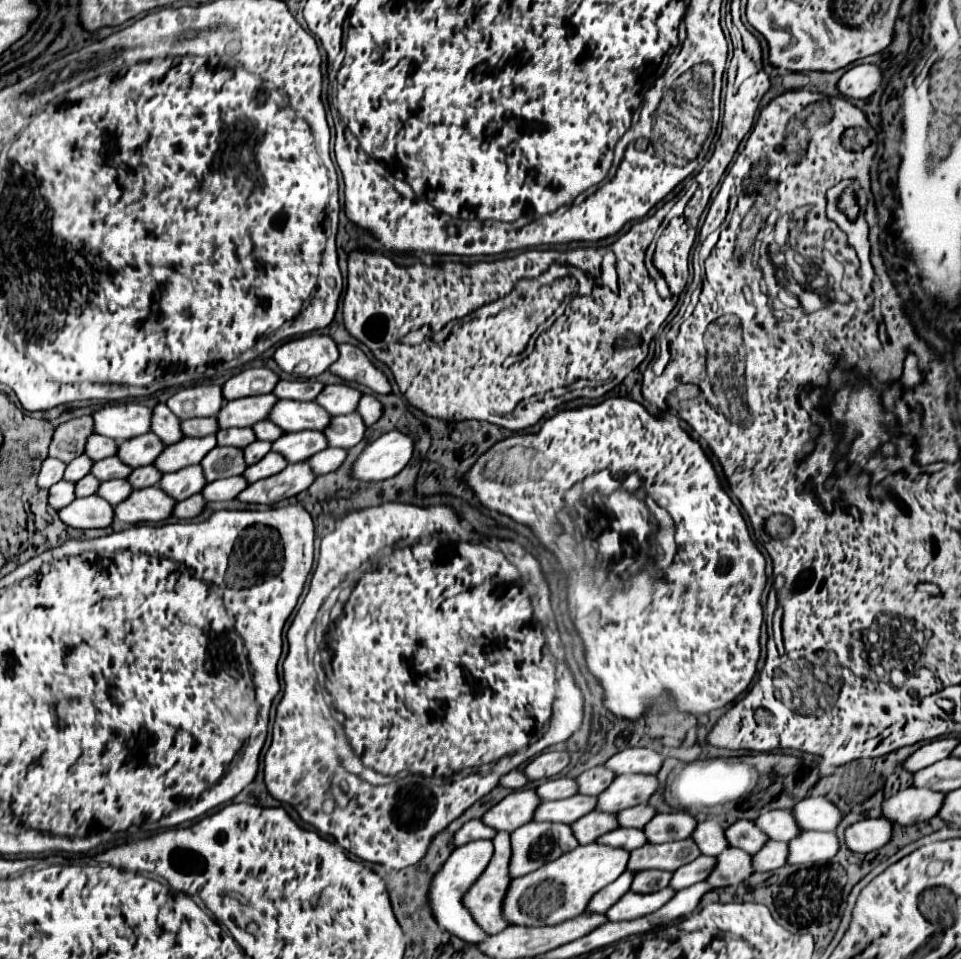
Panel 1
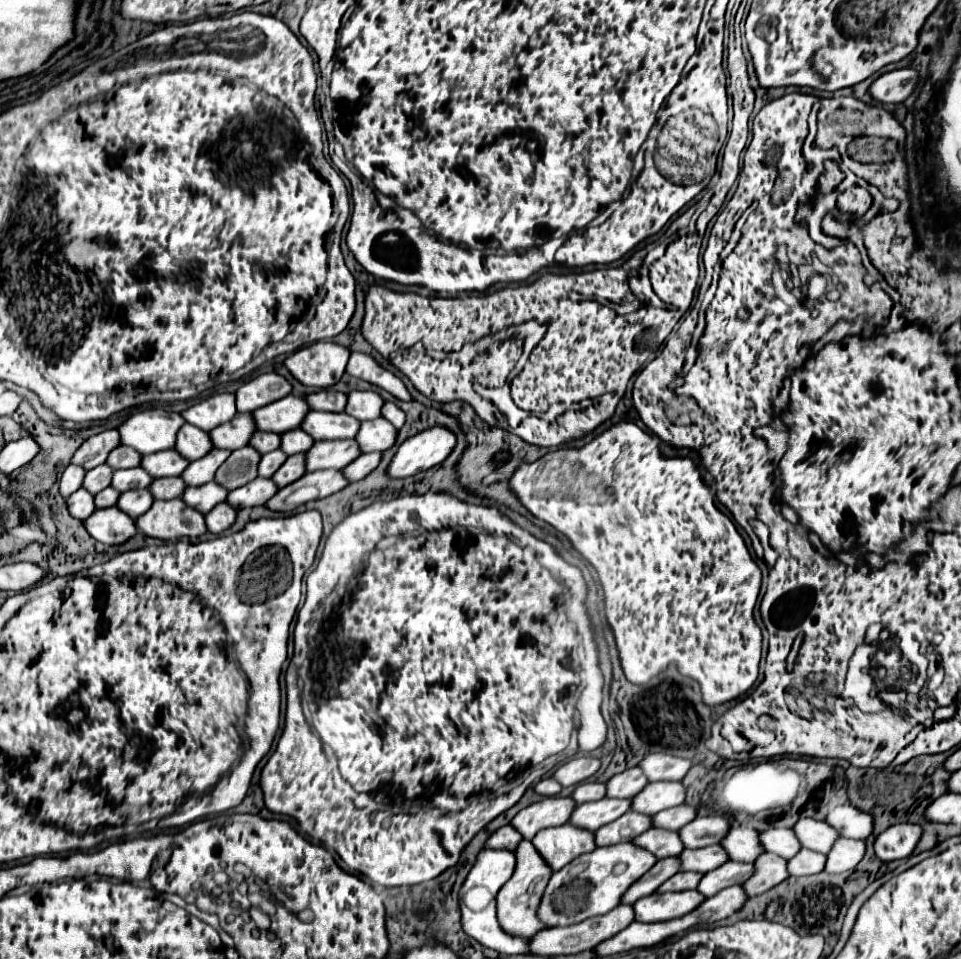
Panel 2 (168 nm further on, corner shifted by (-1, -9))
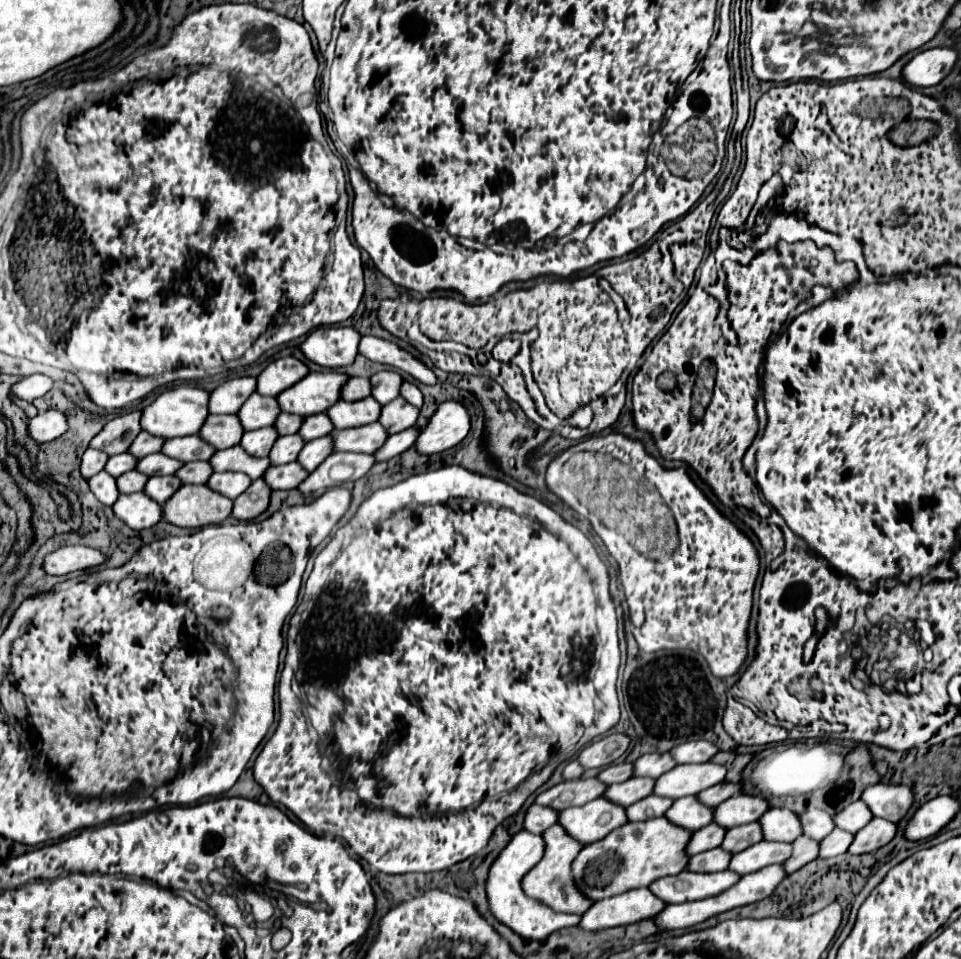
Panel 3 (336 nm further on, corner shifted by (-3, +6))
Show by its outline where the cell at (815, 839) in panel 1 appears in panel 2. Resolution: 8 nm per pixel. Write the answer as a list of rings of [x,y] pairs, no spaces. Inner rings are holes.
[[[839,837],[831,851],[827,853],[827,861],[823,871],[827,873],[843,873],[855,869],[855,865],[863,859],[865,855],[865,841],[855,841],[855,839],[843,839]]]

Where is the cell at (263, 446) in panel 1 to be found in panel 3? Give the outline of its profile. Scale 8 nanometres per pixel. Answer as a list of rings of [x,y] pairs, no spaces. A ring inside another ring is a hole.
[[[293,434],[293,436],[279,436],[277,442],[273,444],[273,450],[271,450],[269,458],[271,458],[271,462],[273,462],[275,466],[295,462],[303,446],[305,446],[305,442],[303,442],[303,438],[301,438],[299,434]]]

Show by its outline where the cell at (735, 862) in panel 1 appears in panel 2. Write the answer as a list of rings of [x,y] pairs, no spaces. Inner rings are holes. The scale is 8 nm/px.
[[[761,853],[755,859],[755,871],[753,875],[741,885],[747,895],[761,895],[769,891],[771,887],[779,885],[783,879],[787,879],[785,873],[785,859],[779,859],[777,855]]]

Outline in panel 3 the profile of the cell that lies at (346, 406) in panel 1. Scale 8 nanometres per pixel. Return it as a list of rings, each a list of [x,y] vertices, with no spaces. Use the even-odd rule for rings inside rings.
[[[381,370],[371,378],[371,382],[373,382],[373,398],[379,400],[379,404],[389,404],[399,396],[403,378],[395,370]]]

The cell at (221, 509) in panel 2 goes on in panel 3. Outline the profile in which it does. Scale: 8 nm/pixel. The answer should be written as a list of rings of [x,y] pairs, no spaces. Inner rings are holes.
[[[255,480],[251,484],[251,488],[247,488],[247,492],[243,492],[243,496],[235,498],[233,516],[239,520],[253,520],[267,510],[269,500],[271,500],[271,488],[267,486],[267,482]]]

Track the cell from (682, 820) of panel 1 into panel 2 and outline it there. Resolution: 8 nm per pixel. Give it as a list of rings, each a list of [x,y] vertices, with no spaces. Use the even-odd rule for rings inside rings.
[[[705,815],[697,817],[685,827],[681,827],[679,839],[687,849],[699,849],[707,845],[715,845],[721,841],[721,835],[729,829],[729,821],[723,815]]]

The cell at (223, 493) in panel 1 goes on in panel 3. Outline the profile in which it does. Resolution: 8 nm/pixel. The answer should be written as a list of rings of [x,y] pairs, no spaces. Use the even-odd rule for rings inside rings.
[[[291,462],[283,466],[271,466],[263,478],[267,478],[267,484],[271,484],[271,490],[293,490],[307,476],[309,472],[299,462]]]

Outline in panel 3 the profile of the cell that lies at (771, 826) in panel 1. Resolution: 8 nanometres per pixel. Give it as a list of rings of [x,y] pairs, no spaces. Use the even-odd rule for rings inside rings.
[[[857,800],[851,806],[847,806],[843,812],[835,814],[835,820],[839,820],[839,828],[847,832],[859,832],[863,826],[867,826],[873,820],[873,812],[863,800]]]

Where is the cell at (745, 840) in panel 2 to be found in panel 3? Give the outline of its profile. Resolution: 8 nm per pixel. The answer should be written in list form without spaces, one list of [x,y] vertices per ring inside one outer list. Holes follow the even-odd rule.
[[[771,808],[771,812],[767,812],[767,816],[763,816],[761,824],[763,824],[765,840],[793,842],[803,834],[799,814],[789,808]]]

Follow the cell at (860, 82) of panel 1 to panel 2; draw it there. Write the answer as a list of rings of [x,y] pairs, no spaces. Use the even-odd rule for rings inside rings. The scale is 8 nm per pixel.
[[[895,69],[877,77],[867,93],[877,103],[901,103],[917,83],[917,73],[913,69]]]

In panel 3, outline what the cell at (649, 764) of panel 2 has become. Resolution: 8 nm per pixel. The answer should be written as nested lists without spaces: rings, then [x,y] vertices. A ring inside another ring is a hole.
[[[707,740],[679,744],[679,748],[671,750],[671,754],[675,756],[675,760],[679,764],[683,764],[683,762],[709,762],[717,752],[719,752],[717,744],[707,742]]]

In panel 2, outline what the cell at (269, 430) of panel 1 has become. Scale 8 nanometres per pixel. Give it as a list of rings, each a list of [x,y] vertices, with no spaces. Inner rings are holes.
[[[291,429],[287,433],[281,435],[281,451],[285,455],[295,455],[295,453],[305,453],[309,449],[309,443],[313,439],[309,439],[309,435],[305,435],[301,429]]]

